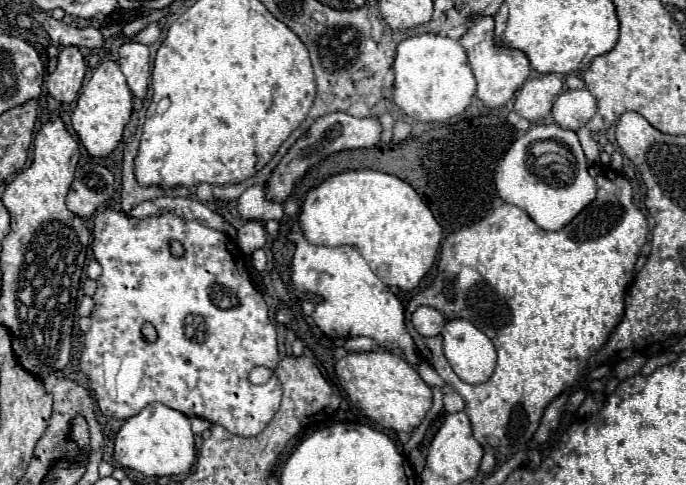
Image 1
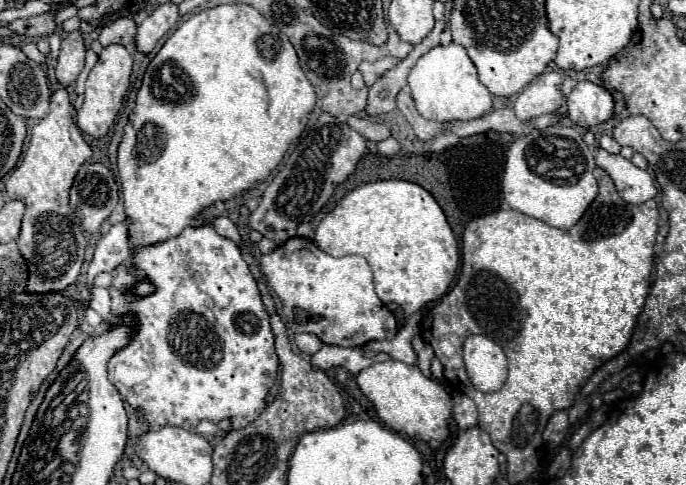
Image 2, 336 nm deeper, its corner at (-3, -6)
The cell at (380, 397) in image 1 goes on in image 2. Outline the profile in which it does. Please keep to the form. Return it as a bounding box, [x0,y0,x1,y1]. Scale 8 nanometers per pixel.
[357,359,453,441]

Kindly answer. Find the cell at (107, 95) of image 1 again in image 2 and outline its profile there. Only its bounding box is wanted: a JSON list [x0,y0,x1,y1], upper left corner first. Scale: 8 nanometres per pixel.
[77,45,131,139]

